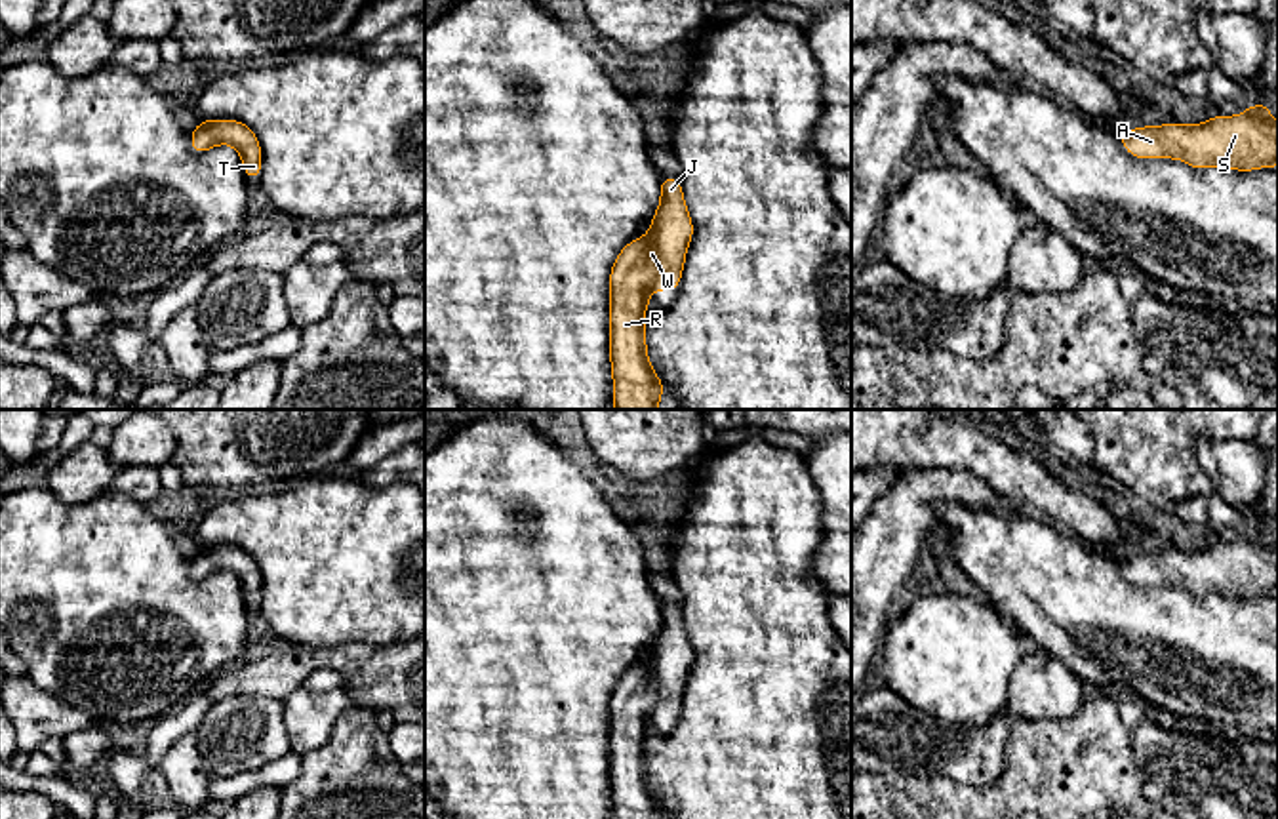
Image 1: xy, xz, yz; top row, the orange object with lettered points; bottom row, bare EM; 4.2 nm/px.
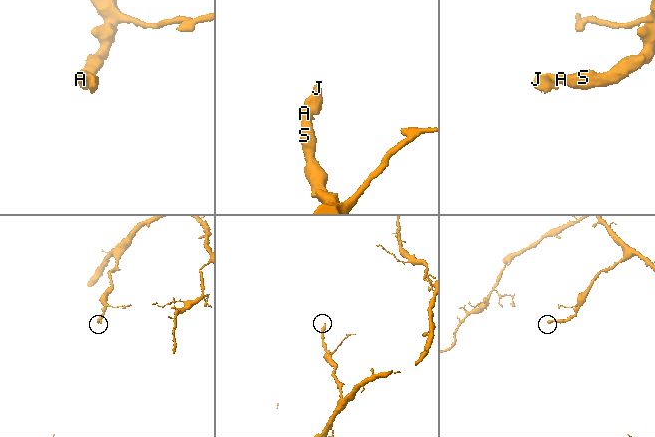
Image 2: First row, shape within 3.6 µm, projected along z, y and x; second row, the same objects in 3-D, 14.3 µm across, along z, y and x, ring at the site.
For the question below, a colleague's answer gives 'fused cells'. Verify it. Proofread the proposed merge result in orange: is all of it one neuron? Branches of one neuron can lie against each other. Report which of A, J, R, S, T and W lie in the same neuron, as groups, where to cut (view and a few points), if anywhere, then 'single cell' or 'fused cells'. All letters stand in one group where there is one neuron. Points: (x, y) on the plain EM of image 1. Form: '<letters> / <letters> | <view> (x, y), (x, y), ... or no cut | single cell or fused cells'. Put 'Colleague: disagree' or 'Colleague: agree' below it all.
A J R S T W | no cut | single cell
Colleague: disagree

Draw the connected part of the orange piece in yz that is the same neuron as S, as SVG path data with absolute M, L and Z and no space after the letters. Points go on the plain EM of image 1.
M1251 531L1240 543L1219 543L1196 552L1164 550L1118 558L1135 585L1179 585L1196 596L1223 592L1251 598L1278 592L1278 550L1268 531Z

